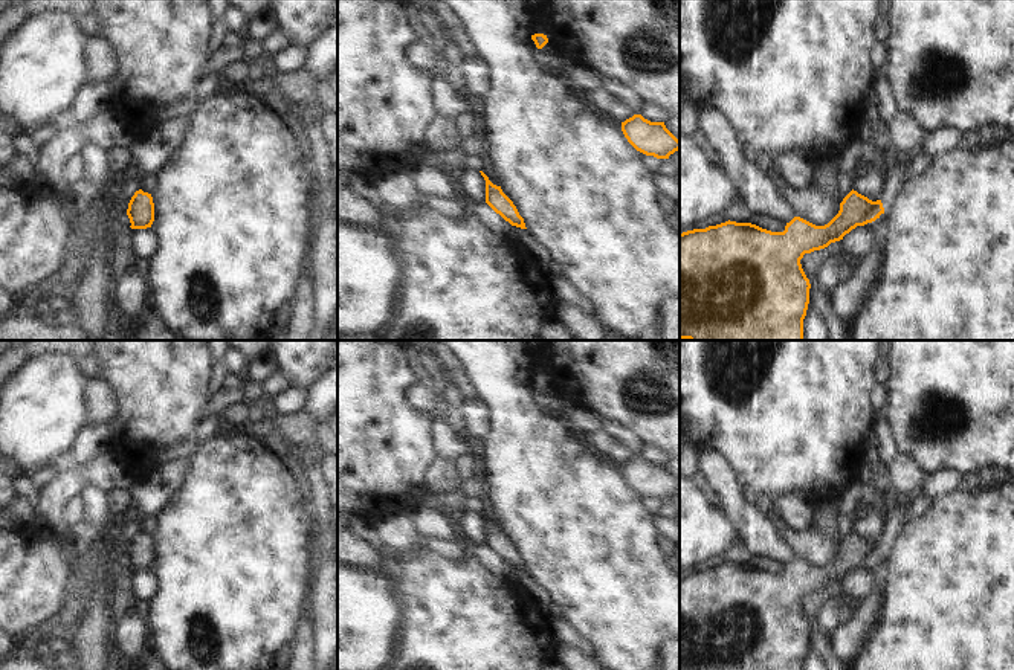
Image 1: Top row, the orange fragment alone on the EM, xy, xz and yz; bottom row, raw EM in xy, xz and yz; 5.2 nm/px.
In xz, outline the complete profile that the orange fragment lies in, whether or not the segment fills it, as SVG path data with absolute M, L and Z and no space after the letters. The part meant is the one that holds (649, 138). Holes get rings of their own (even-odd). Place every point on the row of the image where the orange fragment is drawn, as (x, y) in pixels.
M641 114L622 122L628 142L640 153L657 159L669 159L680 150L680 140L666 128L664 122L651 122Z

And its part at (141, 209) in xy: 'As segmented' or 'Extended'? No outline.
As segmented

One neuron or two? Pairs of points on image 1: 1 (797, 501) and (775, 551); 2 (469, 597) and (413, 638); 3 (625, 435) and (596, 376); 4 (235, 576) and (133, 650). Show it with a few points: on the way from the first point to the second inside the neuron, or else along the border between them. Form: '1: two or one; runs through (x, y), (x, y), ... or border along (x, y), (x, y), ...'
1: two; border along (768, 510), (781, 524)
2: one; runs through (455, 611), (426, 638)
3: two; border along (600, 417), (626, 426), (645, 446)
4: two; border along (141, 608), (148, 629)

